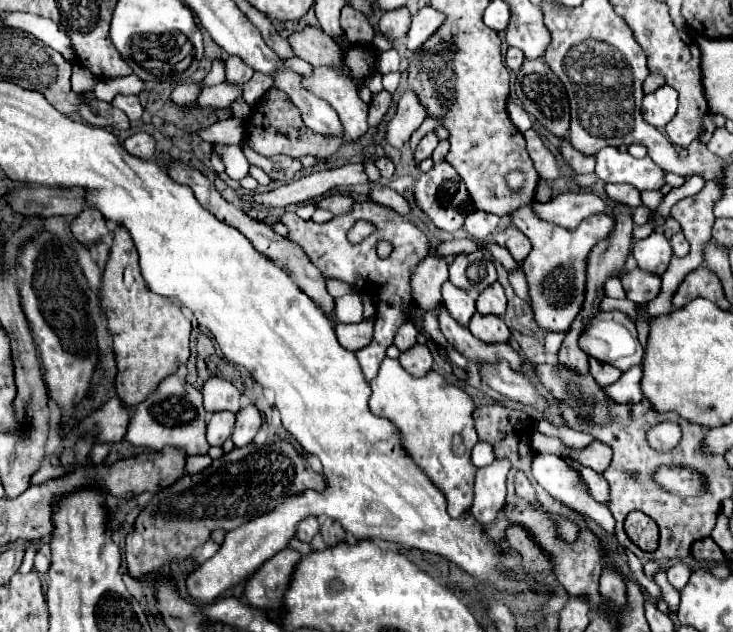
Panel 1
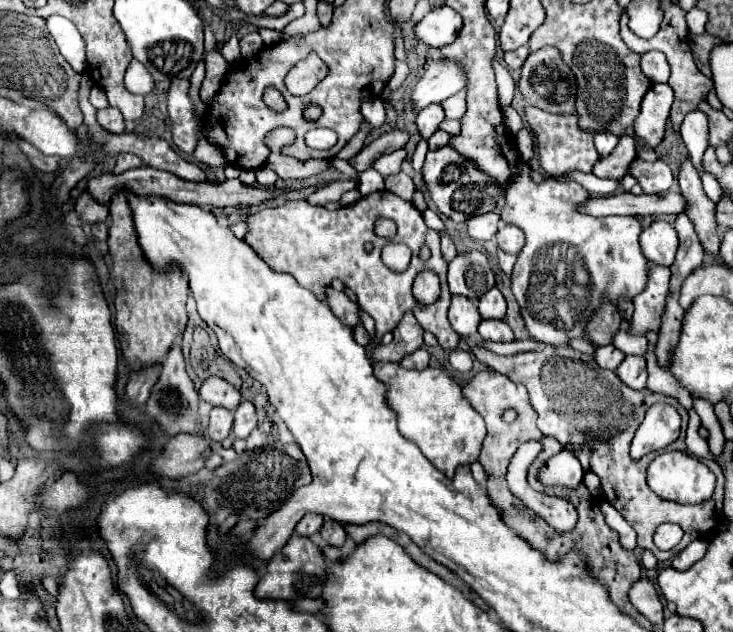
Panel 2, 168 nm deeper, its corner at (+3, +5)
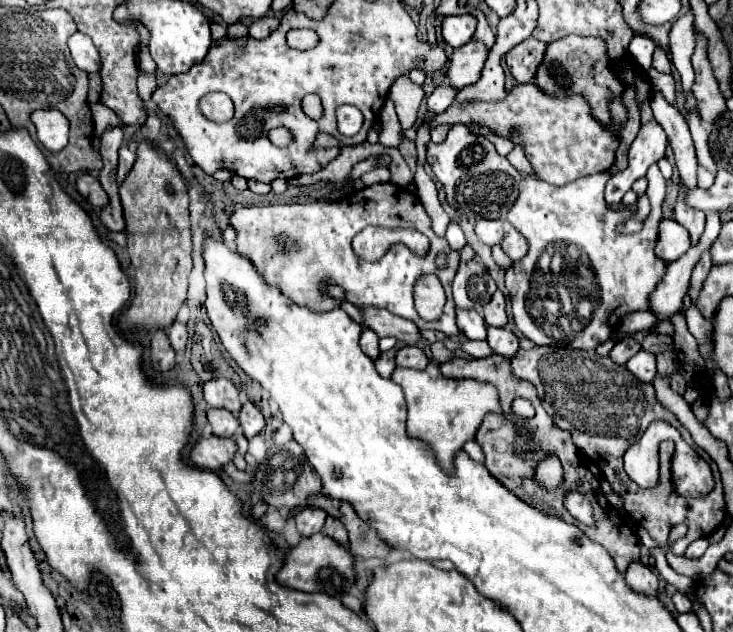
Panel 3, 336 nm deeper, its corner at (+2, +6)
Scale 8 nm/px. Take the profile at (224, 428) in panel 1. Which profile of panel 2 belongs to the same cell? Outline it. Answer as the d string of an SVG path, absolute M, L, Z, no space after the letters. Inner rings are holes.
M213 408L209 416L207 436L215 442L221 442L231 434L231 428L233 428L233 412L227 408Z

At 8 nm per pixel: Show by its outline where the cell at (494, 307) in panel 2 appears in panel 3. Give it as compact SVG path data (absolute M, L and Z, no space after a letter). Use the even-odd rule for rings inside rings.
M496 291L492 295L492 303L488 303L484 307L484 317L486 317L486 323L490 327L504 327L508 323L508 317L506 317L506 311L504 311L504 295L502 291Z

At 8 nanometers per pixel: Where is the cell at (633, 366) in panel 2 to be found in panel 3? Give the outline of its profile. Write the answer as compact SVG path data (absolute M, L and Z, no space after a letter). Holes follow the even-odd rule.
M638 351L628 363L626 363L628 371L632 371L640 381L648 383L656 377L656 355L648 353L648 351Z

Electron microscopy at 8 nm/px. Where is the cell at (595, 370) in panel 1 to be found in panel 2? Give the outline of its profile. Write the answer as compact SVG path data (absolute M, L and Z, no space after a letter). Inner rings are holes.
M601 346L601 348L595 348L593 358L595 358L595 362L599 364L599 368L617 370L617 366L623 362L625 354L619 352L619 350L613 348L613 346Z

